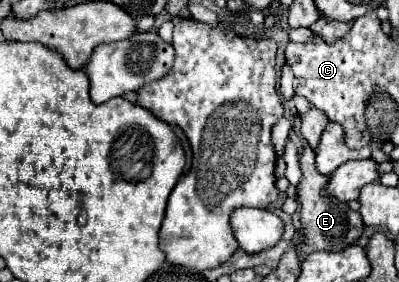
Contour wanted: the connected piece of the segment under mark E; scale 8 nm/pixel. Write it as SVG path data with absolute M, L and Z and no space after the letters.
M304 147L300 157L304 179L298 185L298 201L300 201L300 213L302 213L300 229L304 231L304 237L302 237L304 247L298 251L300 259L310 255L312 251L342 251L344 247L352 245L362 235L362 229L364 229L360 215L352 211L348 203L340 203L338 199L328 199L328 195L324 195L324 187L328 185L328 179L316 171L314 157L316 157L314 149Z

